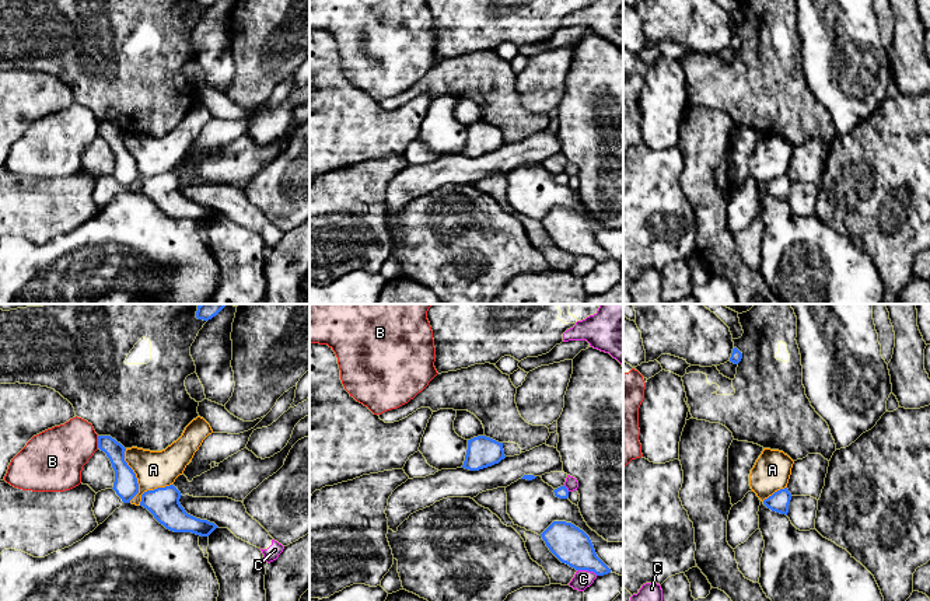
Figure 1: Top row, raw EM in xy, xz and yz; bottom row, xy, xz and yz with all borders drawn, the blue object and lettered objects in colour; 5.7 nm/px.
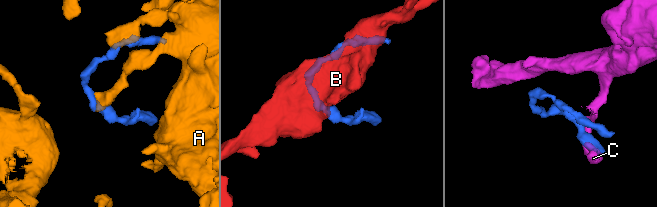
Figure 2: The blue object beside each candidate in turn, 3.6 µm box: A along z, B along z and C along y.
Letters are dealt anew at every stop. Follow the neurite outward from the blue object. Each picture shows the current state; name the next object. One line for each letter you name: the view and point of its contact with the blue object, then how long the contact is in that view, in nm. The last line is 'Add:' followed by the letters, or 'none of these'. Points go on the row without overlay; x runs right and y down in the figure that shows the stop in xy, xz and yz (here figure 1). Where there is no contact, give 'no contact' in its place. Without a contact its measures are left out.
Add: none of these

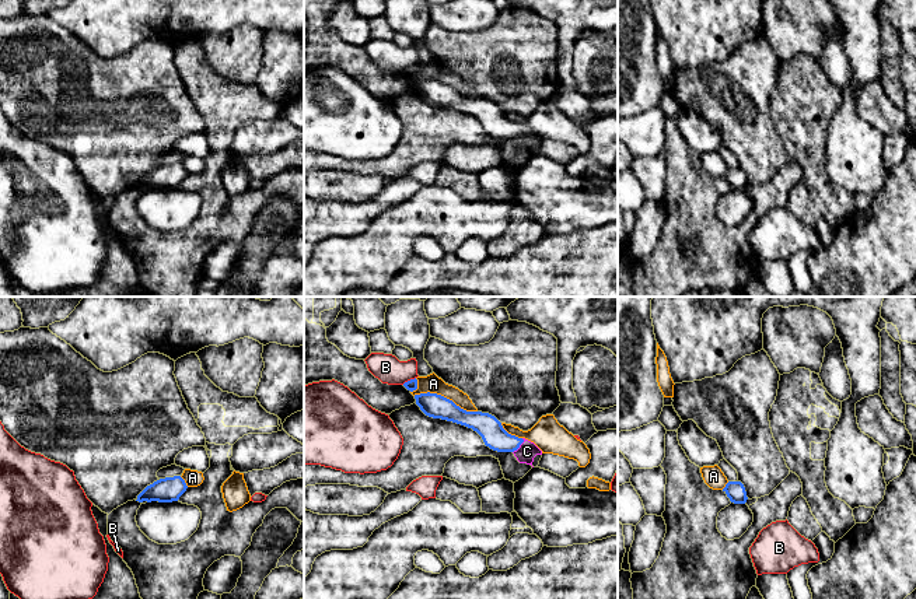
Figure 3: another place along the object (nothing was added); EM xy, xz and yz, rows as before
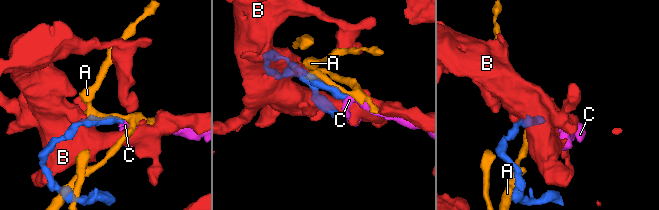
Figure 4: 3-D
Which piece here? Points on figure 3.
C: meets blue in xz at (520, 130); contact 110 nm long
Add: C

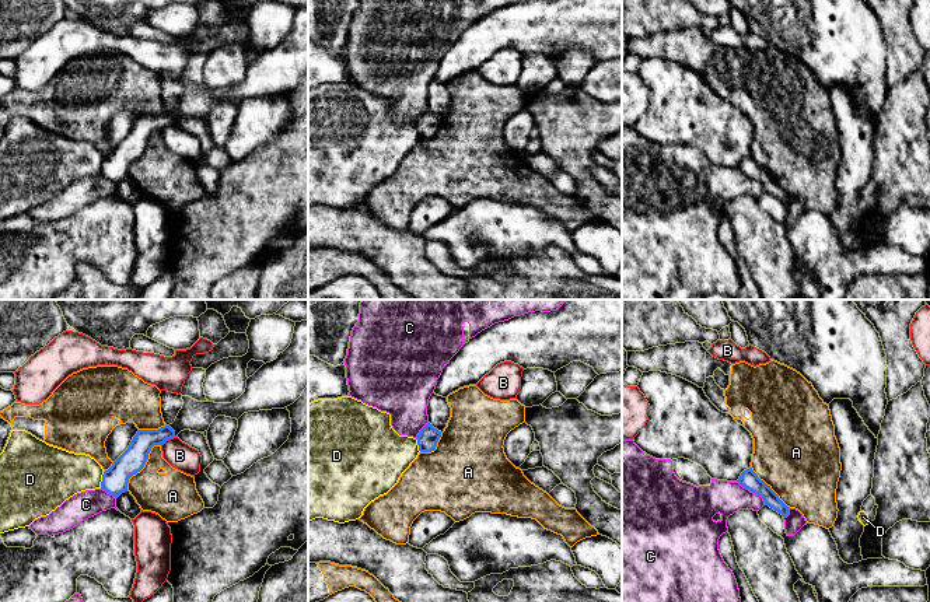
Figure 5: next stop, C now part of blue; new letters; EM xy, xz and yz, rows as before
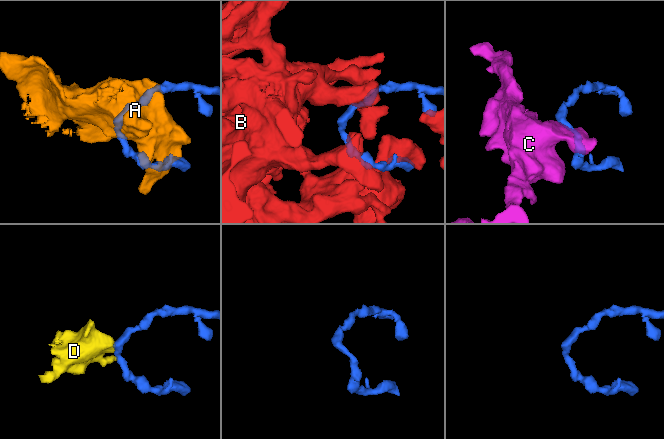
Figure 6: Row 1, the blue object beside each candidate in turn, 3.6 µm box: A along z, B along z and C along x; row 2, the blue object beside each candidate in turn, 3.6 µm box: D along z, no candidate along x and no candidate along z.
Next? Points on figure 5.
Add: none of these

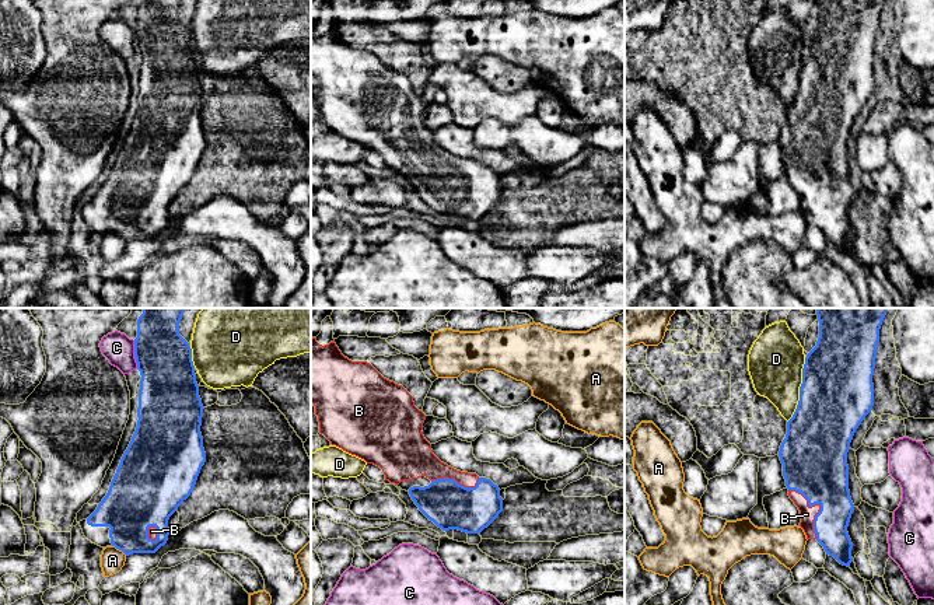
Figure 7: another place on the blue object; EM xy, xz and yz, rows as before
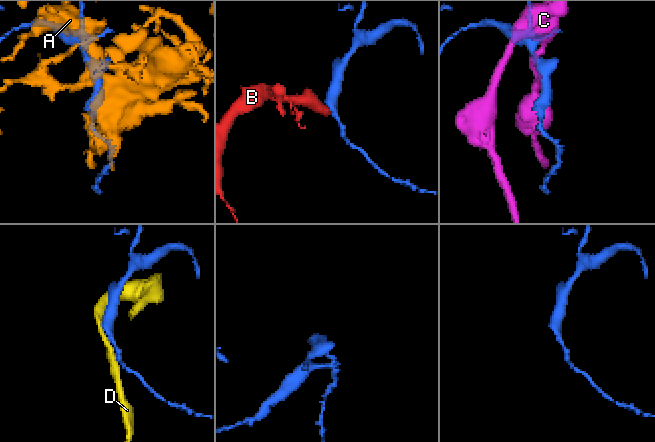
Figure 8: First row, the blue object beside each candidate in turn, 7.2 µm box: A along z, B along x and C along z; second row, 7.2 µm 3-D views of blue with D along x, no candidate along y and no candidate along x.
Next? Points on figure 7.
B: meets blue in yz at (821, 192); contact 340 nm long
Add: B

